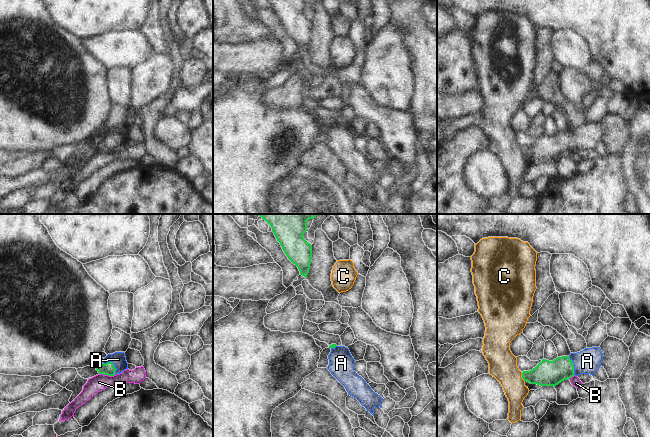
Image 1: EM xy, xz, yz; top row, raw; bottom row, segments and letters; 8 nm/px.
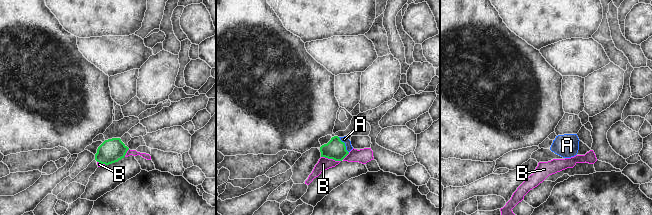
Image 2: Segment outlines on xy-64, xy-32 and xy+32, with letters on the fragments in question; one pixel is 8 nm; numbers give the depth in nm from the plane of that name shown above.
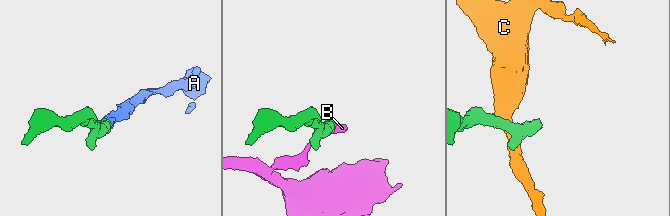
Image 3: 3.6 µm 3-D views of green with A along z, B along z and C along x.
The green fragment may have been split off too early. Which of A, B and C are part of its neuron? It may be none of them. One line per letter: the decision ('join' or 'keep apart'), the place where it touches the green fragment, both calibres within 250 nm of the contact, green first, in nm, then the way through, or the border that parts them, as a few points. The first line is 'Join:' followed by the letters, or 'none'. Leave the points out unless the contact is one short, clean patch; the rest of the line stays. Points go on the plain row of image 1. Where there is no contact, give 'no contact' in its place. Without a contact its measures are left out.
Join: A
A: join; meets green in xy at (113, 140); 100 nm thick on the green side, 110 nm on the other; runs through xy (108, 145), (113, 140), (118, 135)
B: keep apart; meets green in xy at (107, 150); 100 nm thick on the green side, 130 nm on the other; border along xy (99, 149), (114, 151)
C: keep apart; meets green in yz at (522, 153); 200 nm thick on the green side, 220 nm on the other

